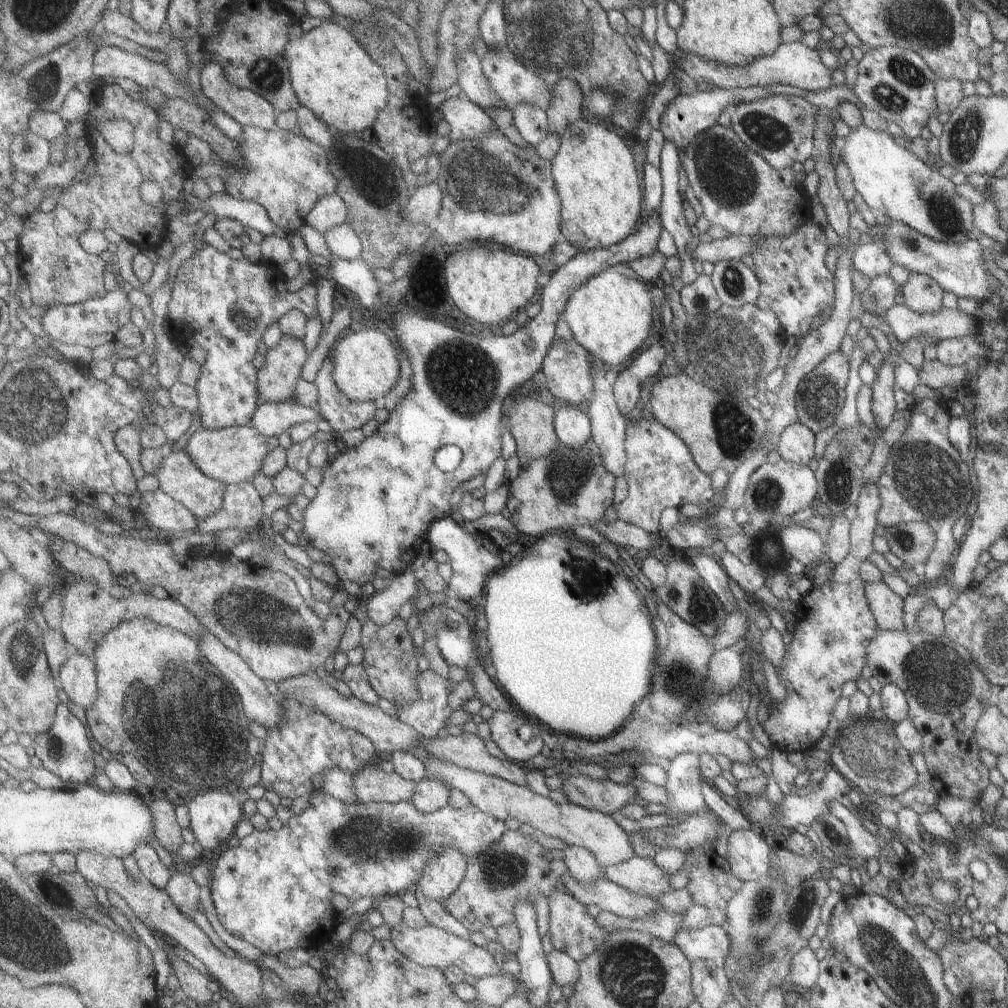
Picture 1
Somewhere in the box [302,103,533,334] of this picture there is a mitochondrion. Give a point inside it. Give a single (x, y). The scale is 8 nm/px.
(362, 173)

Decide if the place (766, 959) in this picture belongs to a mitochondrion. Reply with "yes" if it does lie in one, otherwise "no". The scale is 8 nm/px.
yes

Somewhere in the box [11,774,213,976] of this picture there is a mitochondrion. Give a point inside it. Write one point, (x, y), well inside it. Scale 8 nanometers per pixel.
(53, 895)

